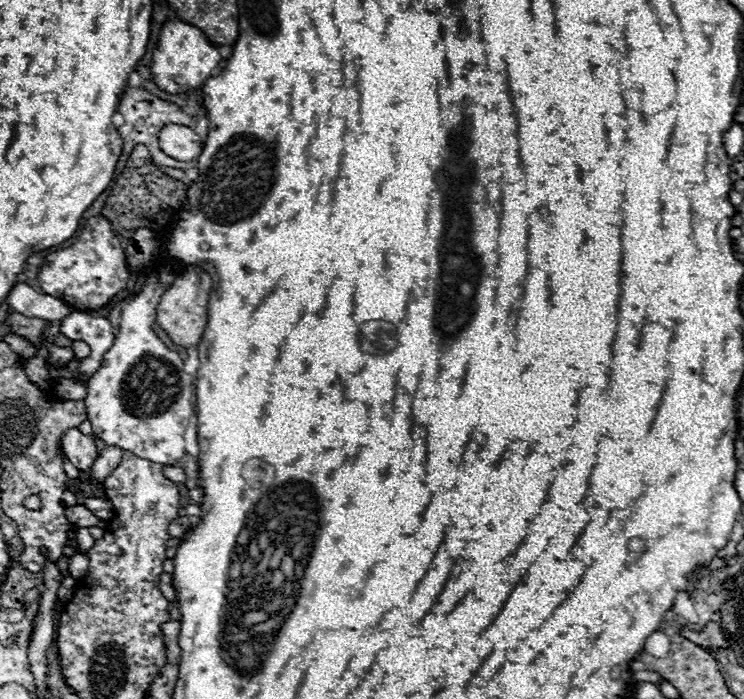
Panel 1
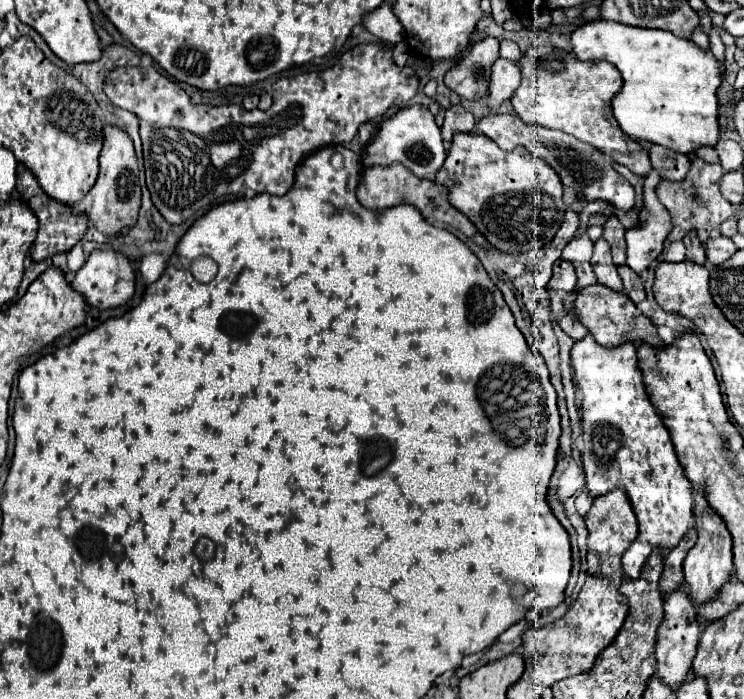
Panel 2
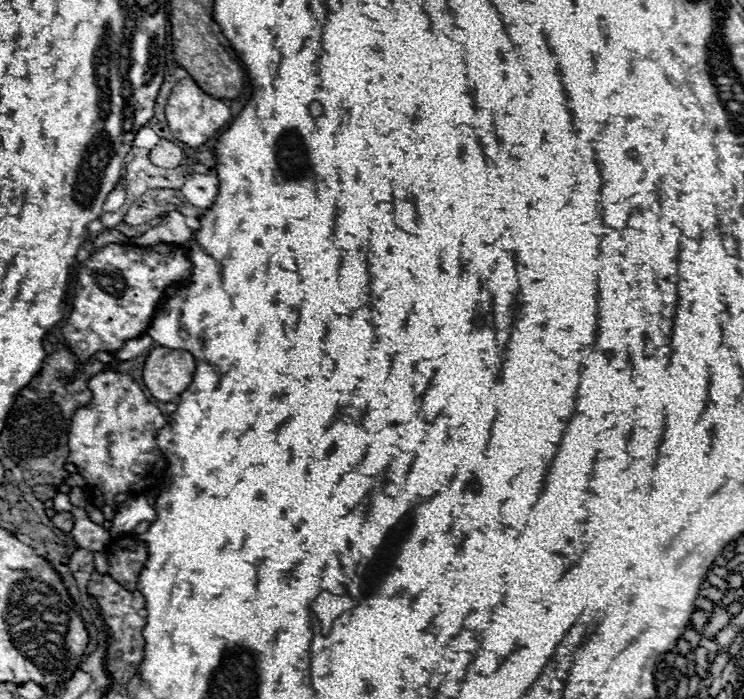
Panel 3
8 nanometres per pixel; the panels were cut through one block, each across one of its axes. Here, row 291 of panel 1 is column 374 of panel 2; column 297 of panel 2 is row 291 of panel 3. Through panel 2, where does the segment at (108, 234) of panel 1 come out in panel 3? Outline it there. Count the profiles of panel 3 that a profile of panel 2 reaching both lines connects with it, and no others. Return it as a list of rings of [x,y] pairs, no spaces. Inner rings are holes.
[[[108,244],[100,252],[94,252],[90,260],[80,262],[78,268],[78,286],[72,300],[72,312],[66,320],[62,334],[70,346],[70,350],[76,354],[80,362],[86,362],[96,352],[108,352],[114,354],[122,348],[126,340],[134,340],[142,336],[148,330],[148,324],[152,322],[152,316],[166,296],[168,288],[184,286],[190,280],[192,274],[192,262],[182,246],[176,244],[152,244],[148,248],[136,248],[140,252],[134,252],[134,246],[120,246],[120,244]]]

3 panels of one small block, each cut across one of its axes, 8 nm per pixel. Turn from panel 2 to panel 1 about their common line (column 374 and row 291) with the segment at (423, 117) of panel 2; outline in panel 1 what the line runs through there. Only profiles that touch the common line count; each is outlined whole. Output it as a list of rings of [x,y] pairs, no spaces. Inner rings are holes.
[[[150,264],[148,268],[144,268],[144,286],[122,300],[120,328],[114,336],[114,344],[102,358],[100,370],[86,380],[88,394],[84,398],[84,404],[96,438],[104,440],[108,446],[130,450],[150,462],[172,466],[186,454],[184,432],[190,426],[190,418],[194,418],[196,414],[190,402],[194,394],[194,378],[184,372],[184,362],[180,354],[170,350],[154,332],[156,306],[166,292],[166,282],[160,278],[160,272],[156,272],[156,266],[158,264]]]

